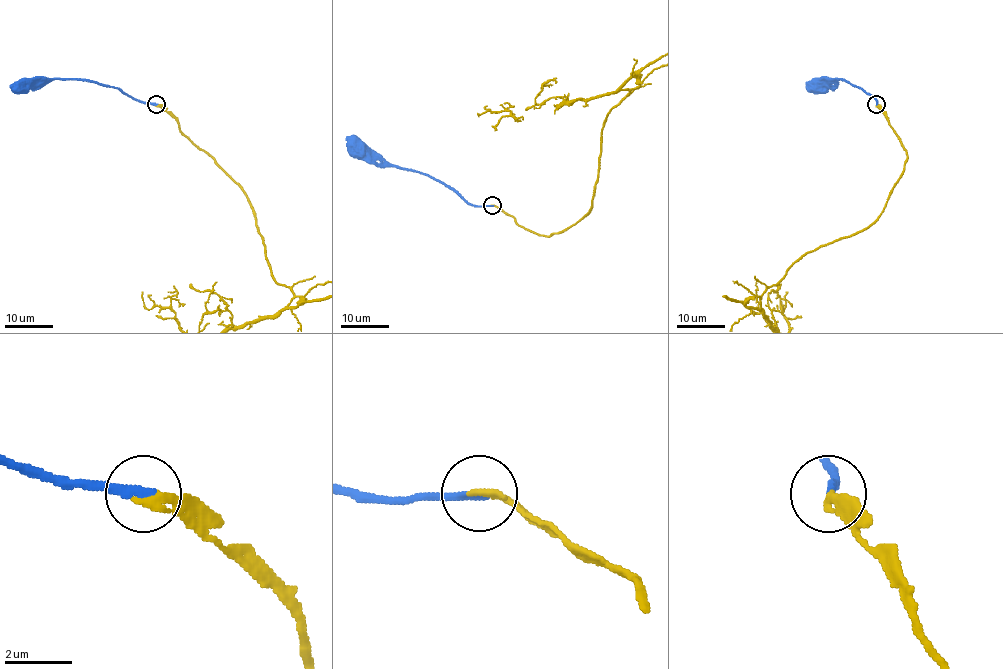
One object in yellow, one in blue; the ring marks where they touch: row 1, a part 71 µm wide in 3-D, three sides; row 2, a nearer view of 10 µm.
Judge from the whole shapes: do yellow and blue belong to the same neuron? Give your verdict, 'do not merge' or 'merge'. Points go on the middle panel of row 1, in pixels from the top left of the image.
merge

